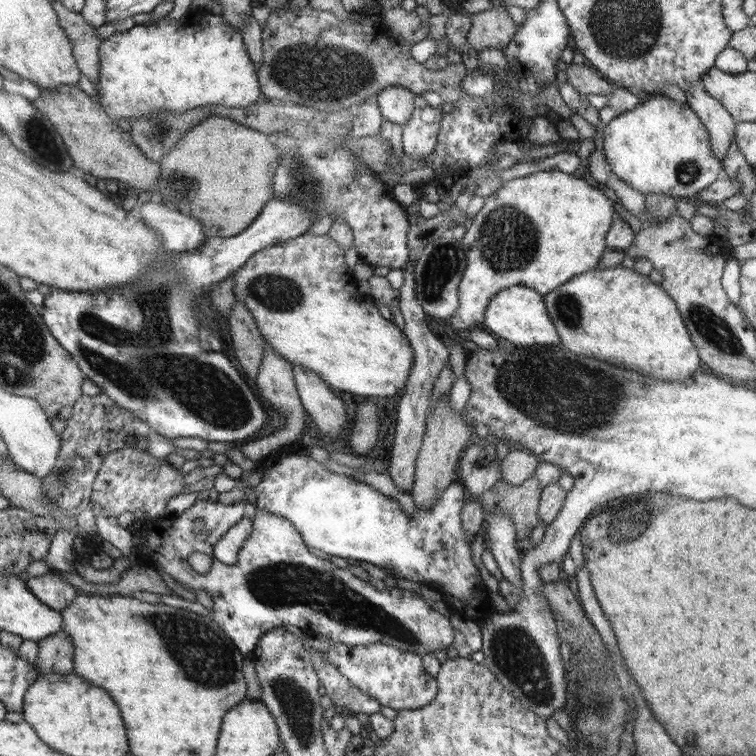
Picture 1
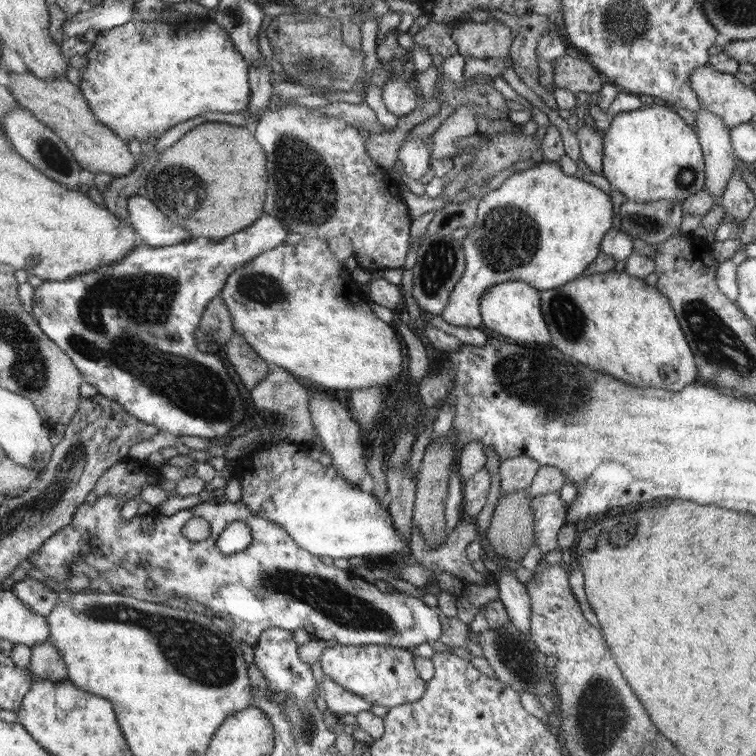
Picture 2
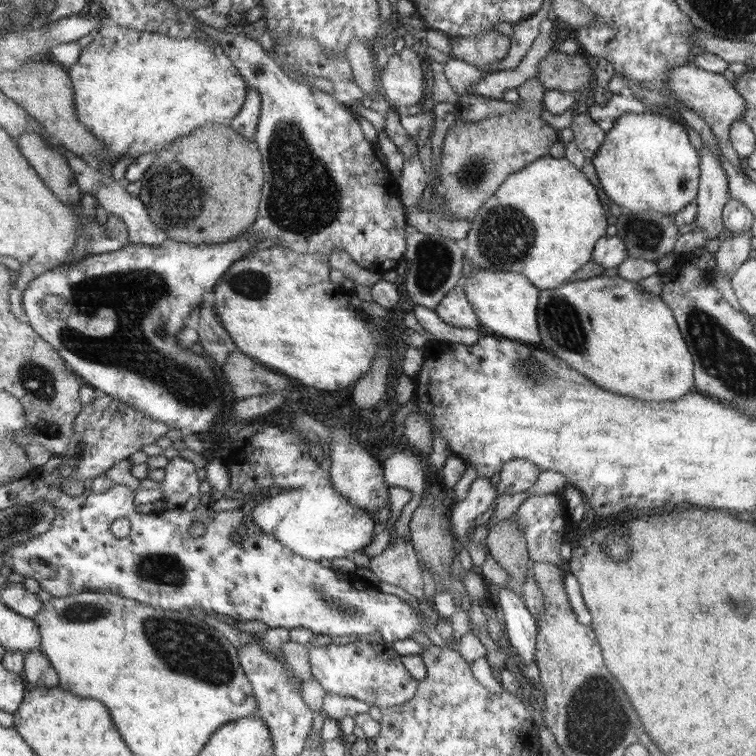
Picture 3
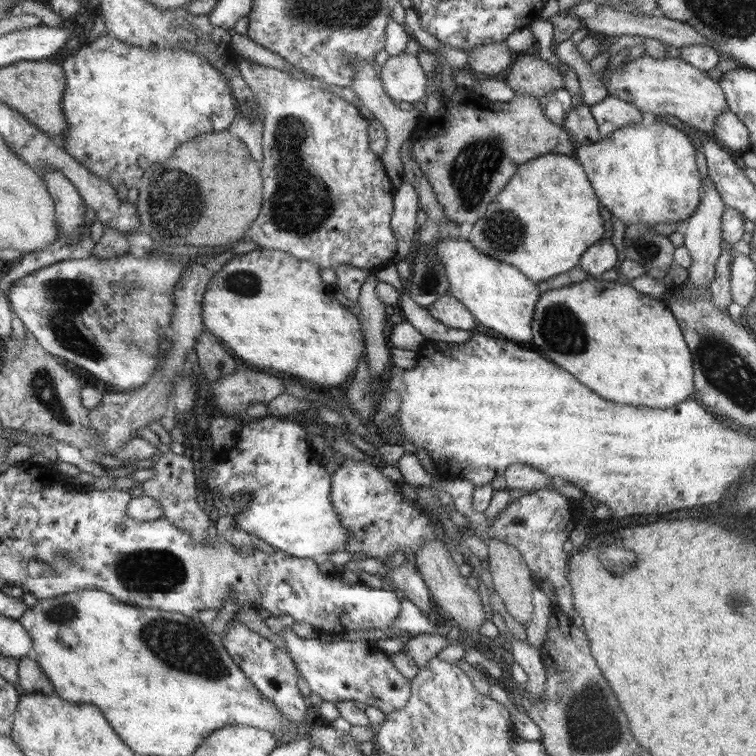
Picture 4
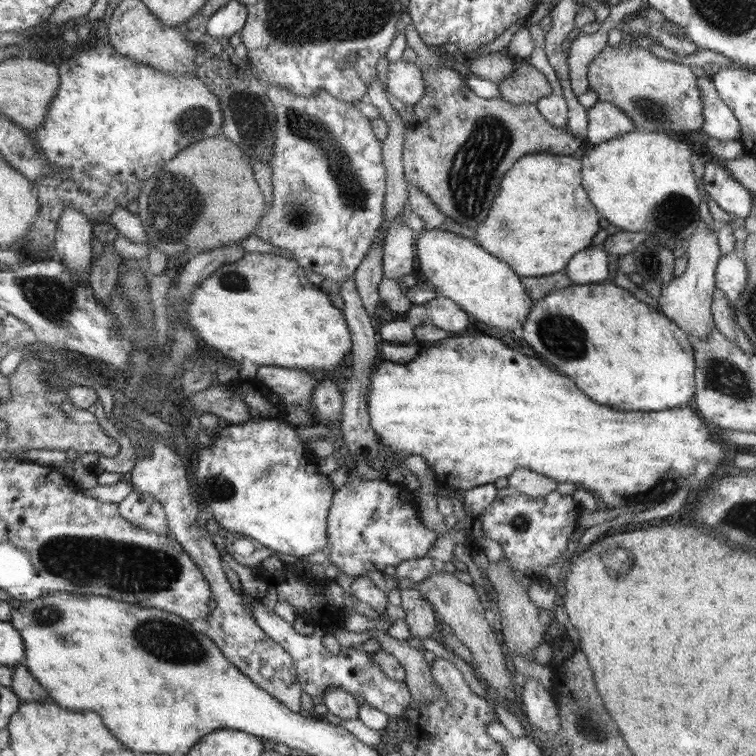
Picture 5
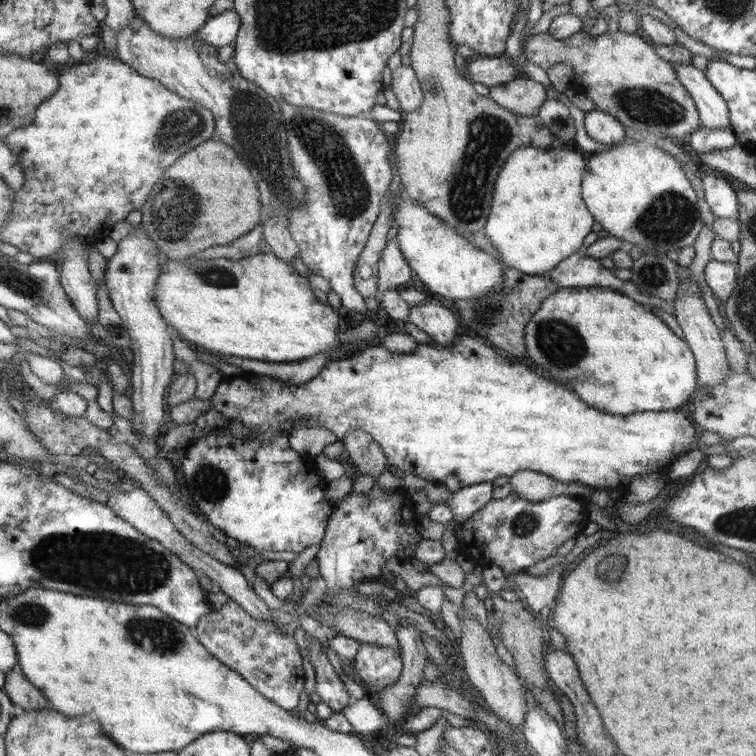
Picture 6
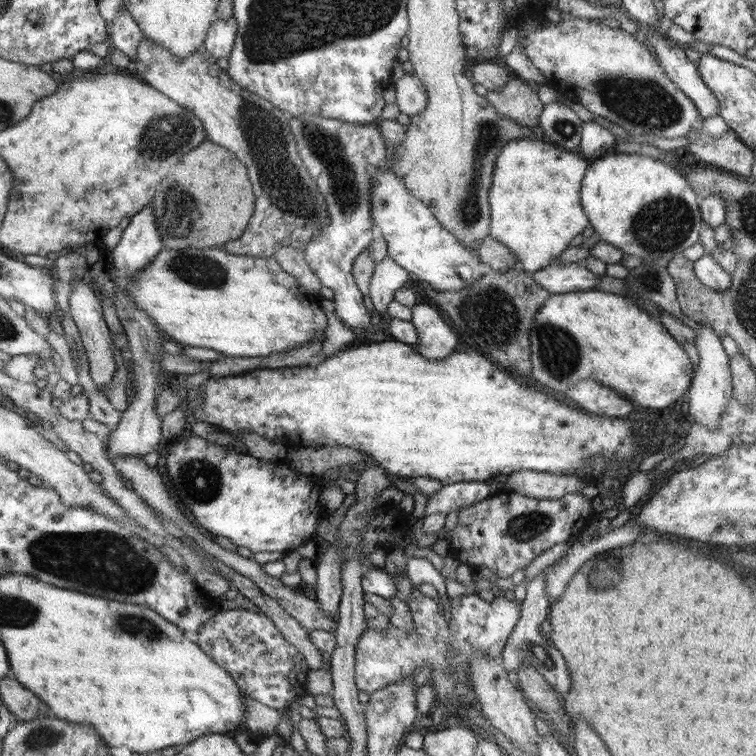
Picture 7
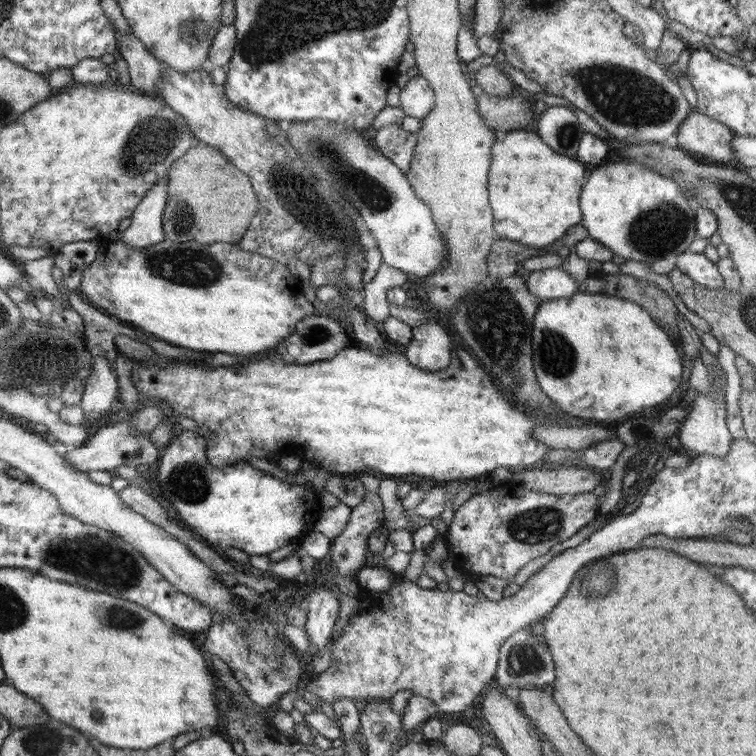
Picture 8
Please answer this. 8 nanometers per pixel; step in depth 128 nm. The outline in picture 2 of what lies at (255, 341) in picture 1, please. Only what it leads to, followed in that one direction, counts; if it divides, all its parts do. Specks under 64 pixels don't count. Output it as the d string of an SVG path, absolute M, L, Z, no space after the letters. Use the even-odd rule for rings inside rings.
M235 331L225 344L222 354L226 356L230 367L234 368L235 374L242 377L248 392L261 383L269 373L268 364L250 347L245 338L240 338Z

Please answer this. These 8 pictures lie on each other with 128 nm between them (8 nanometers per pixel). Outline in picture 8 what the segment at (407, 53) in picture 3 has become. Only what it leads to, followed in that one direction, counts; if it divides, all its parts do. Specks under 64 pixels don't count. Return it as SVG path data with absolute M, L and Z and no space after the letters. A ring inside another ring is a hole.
M418 74L401 89L400 102L400 107L408 116L422 119L426 118L436 106L436 93L429 81Z

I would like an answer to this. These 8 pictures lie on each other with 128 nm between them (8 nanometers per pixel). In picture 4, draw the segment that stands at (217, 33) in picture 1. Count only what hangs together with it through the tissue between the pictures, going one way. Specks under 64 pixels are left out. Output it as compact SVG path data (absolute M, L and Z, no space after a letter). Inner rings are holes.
M108 33L68 53L62 68L67 83L62 109L68 119L69 130L56 140L68 149L70 156L81 161L90 172L108 180L116 189L120 184L128 189L136 187L147 168L168 160L176 146L204 132L226 131L238 118L237 99L233 96L228 77L205 56L189 49L146 50L129 46Z

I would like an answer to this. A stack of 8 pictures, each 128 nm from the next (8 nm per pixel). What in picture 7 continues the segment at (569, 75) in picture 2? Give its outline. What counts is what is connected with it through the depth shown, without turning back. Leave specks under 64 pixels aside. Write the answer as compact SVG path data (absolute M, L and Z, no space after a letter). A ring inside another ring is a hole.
M515 77L504 87L488 91L486 97L501 116L516 120L524 127L538 127L544 105L538 97L537 85Z

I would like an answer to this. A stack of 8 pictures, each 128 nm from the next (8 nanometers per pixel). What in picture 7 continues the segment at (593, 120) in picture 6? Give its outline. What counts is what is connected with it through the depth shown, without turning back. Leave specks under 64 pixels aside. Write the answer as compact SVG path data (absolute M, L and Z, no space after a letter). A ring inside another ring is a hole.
M595 121L583 122L578 148L580 156L592 161L600 159L615 144L615 137L610 130Z

